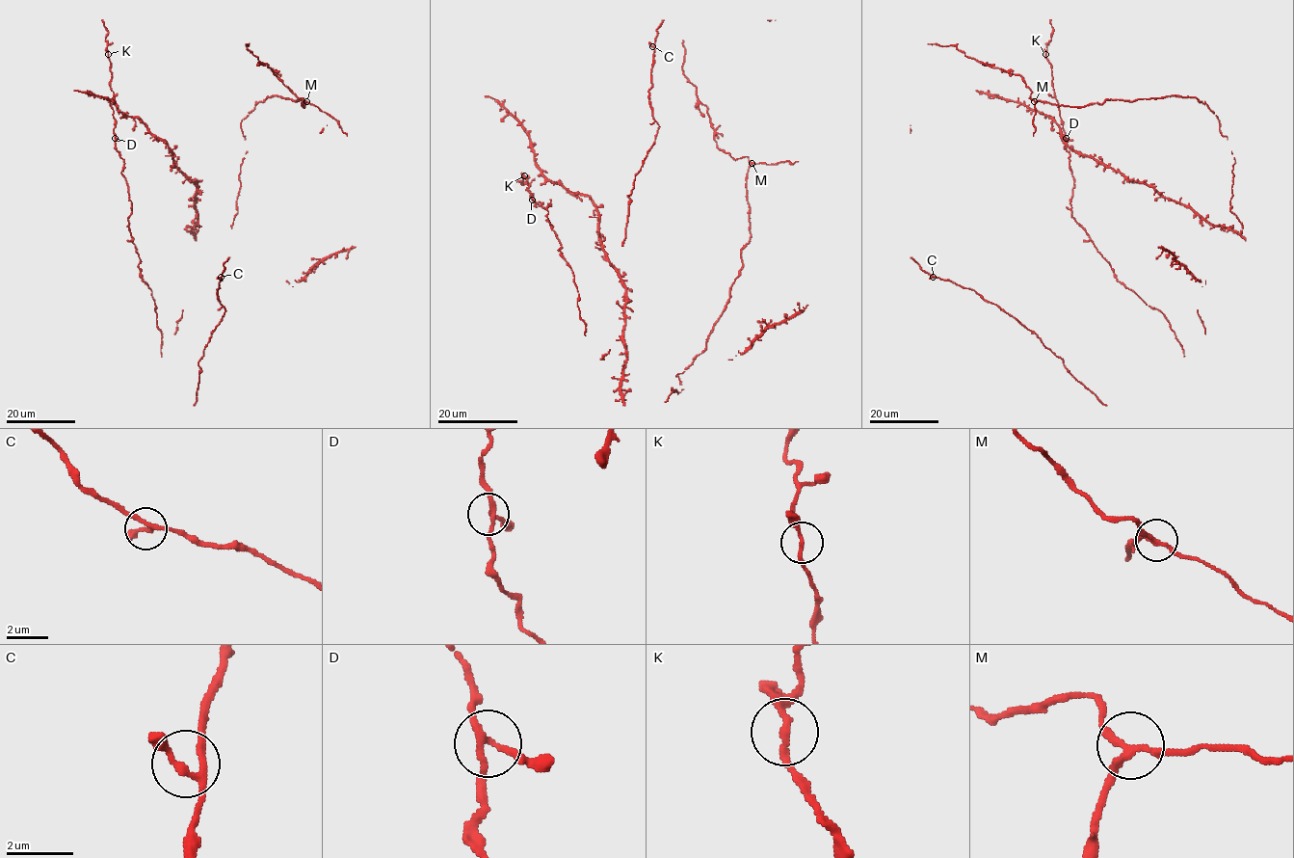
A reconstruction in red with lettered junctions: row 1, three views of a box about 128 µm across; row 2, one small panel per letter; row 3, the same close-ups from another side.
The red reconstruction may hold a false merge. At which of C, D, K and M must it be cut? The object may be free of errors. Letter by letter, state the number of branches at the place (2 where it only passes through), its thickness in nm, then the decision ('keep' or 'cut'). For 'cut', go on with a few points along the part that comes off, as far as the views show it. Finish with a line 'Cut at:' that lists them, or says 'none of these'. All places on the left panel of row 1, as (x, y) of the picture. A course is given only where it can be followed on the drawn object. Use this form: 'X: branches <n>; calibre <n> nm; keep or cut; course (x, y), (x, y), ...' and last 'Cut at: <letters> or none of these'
C: branches 3; calibre 180 nm; keep
D: branches 3; calibre 180 nm; keep
K: branches 3; calibre 160 nm; keep
M: branches 3; calibre 200 nm; cut; course (306, 101), (285, 86), (268, 65), (260, 62), (247, 43)
Cut at: M

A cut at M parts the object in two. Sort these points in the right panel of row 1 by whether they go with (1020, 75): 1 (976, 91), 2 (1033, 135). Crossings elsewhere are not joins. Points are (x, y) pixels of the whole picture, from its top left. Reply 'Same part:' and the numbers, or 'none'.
Same part: 2

